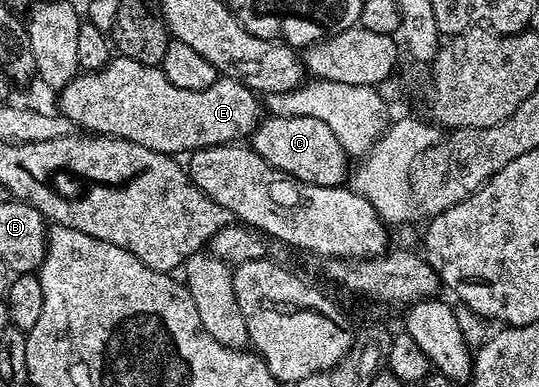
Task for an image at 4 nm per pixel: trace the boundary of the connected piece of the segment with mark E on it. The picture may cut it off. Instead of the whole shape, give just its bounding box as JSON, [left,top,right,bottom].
[57,57,261,157]

